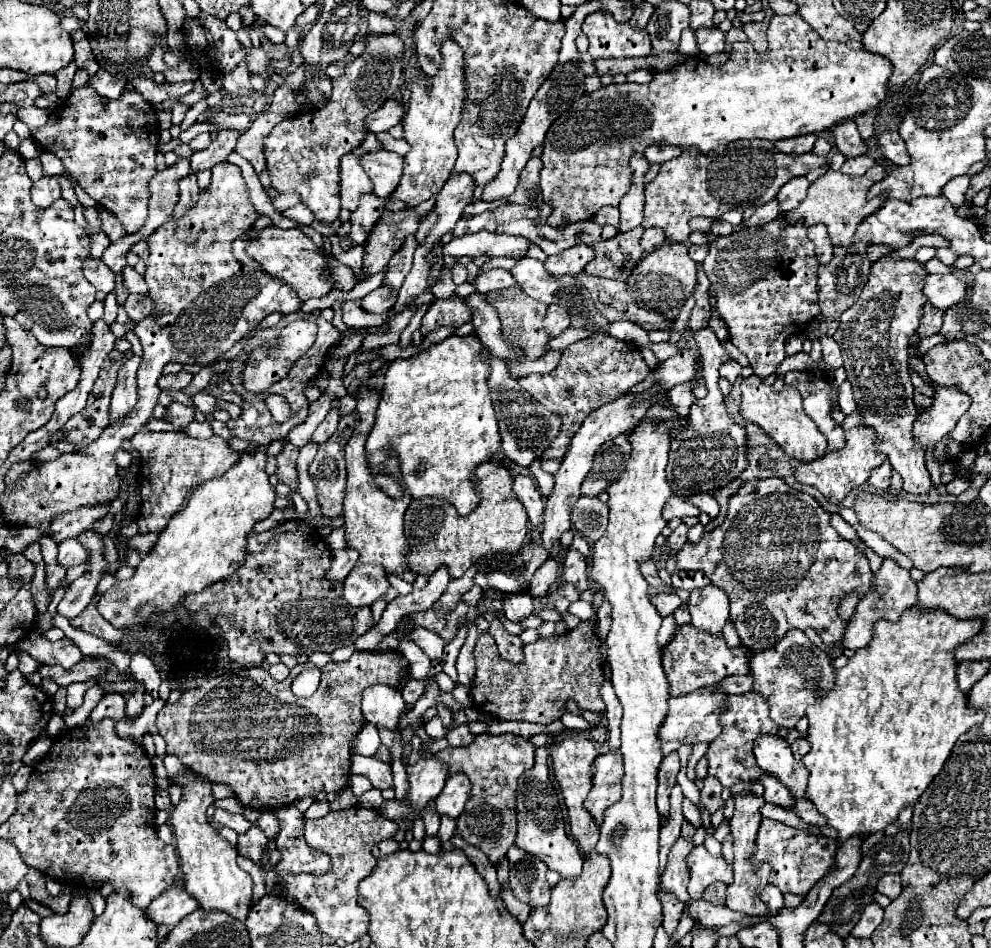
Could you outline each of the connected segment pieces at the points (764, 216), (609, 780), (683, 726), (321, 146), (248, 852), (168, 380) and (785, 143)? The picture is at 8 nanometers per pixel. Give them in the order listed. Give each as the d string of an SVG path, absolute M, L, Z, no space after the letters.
M774 199L770 203L766 203L766 207L758 207L754 211L754 215L744 225L748 225L748 227L762 225L762 223L770 223L770 221L774 221L778 217L780 217L780 203L778 203L778 199Z
M610 751L598 755L592 763L592 789L586 797L584 809L592 815L594 823L600 827L604 811L620 799L622 793L622 755L620 751Z
M706 687L702 691L694 691L690 695L682 695L682 697L670 697L668 699L668 715L662 721L660 729L658 729L658 741L666 743L666 741L684 741L684 743L710 743L720 735L720 723L718 723L718 715L722 711L722 703L724 703L726 693L722 691L714 691L714 687Z
M380 35L380 37L368 37L366 49L346 65L346 73L338 79L332 79L334 91L328 103L322 109L310 109L312 113L300 113L286 121L282 121L274 131L266 137L264 143L264 155L266 155L266 167L270 175L270 185L276 191L294 191L300 193L300 201L314 213L316 221L334 223L340 215L340 203L338 203L338 159L346 153L350 153L368 133L364 129L364 117L378 107L382 107L390 97L396 97L400 89L402 79L402 51L404 43L398 35Z
M252 825L244 835L238 839L238 853L244 857L250 857L252 861L260 861L262 851L266 849L268 837L262 833L258 825Z
M182 369L180 373L172 373L172 375L162 375L158 379L158 387L160 389L184 389L190 381L192 381L192 373L188 373L186 369Z
M802 135L798 139L780 139L776 141L776 149L782 153L790 153L790 155L800 155L806 151L812 151L812 145L816 141L816 135Z

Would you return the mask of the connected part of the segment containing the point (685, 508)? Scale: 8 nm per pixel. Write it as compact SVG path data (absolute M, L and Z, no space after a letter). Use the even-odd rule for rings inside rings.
M670 497L664 511L662 511L662 517L666 521L670 521L674 517L684 517L684 515L700 515L700 511L698 511L698 507L682 501L680 497Z

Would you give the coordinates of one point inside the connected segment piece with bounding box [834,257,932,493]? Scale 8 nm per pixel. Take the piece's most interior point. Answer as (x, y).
(873, 335)

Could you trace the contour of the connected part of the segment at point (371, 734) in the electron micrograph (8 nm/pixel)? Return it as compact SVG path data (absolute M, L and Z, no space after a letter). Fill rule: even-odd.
M366 723L366 727L360 731L356 743L354 743L354 753L358 755L366 755L366 757L374 757L376 749L380 747L380 737L378 737L378 729L370 727Z

